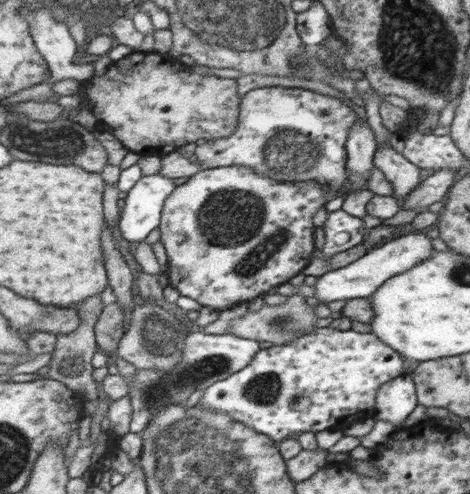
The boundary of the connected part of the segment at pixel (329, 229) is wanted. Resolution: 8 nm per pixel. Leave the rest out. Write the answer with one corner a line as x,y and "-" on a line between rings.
342,209
328,213
328,219
322,228
326,236
320,258
328,258
337,252
347,251
362,243
367,233
362,219
350,216
350,213

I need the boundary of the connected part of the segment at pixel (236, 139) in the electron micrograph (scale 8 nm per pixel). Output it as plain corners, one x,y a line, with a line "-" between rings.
280,86
250,90
243,96
239,107
241,112
234,135
206,142
196,148
195,154
198,157
196,161
204,169
237,165
250,168
254,173
268,176
280,183
313,180
326,186
332,192
342,188
347,178
345,144
355,126
355,121
359,118
354,108
346,106
340,98
334,98
334,96
324,96
308,89

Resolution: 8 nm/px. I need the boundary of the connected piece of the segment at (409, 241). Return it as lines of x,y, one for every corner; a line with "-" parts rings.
425,231
401,235
384,245
374,247
358,260
347,266
328,271
319,276
314,284
314,303
329,305
334,300
350,300
351,298
369,297
372,293
390,277
404,272
406,269
428,259
432,255
434,247
432,239
426,236

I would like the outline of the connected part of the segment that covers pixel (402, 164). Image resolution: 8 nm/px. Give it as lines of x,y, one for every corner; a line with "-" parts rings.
390,143
377,146
373,166
386,175
386,179
394,189
392,196
398,199
398,204
402,204
406,195
421,181
421,169
406,160
403,154
398,154

